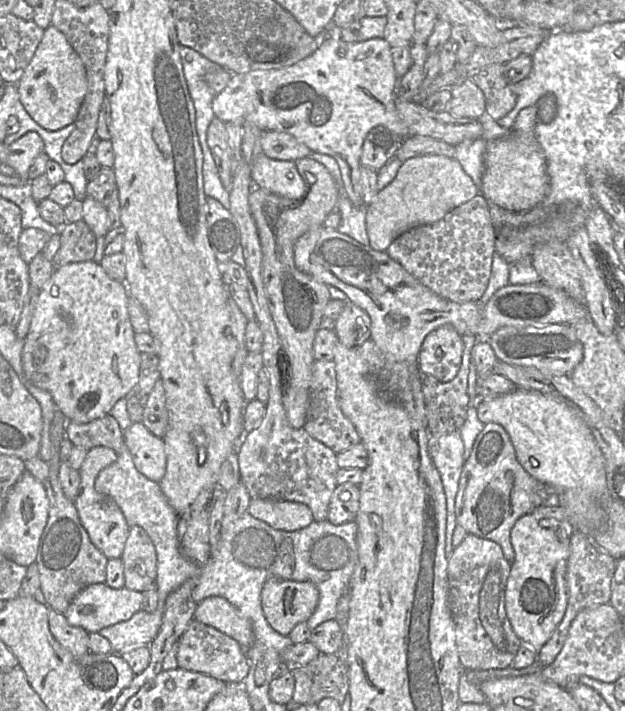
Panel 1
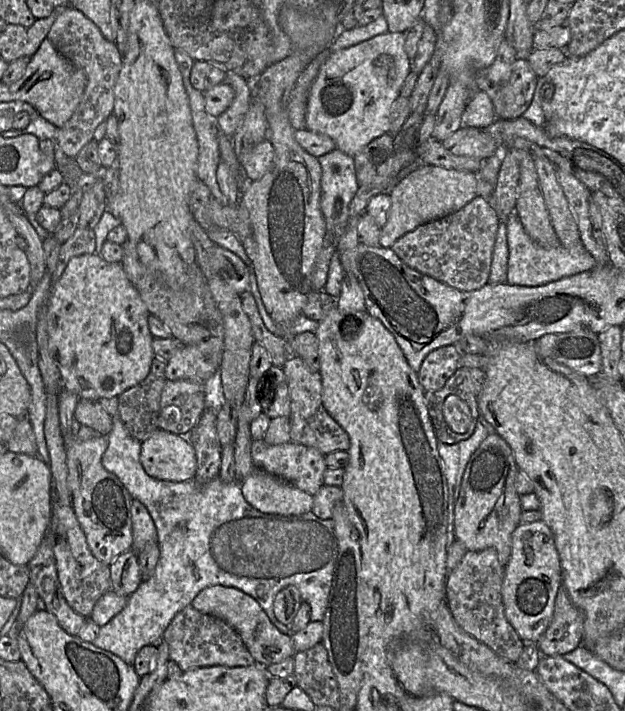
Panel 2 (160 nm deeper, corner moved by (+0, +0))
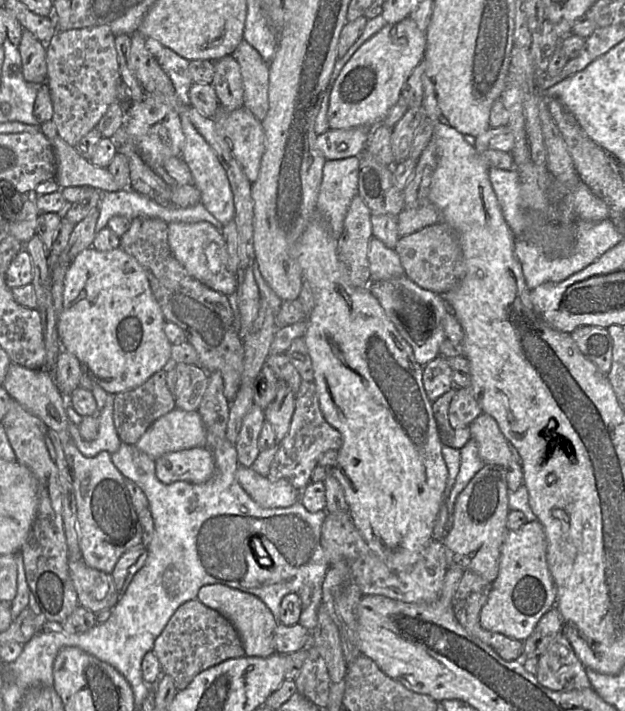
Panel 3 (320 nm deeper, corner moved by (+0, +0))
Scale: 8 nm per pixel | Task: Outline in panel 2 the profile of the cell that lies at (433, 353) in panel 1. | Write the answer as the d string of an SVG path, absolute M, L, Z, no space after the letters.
M455 344L431 351L418 371L418 380L424 391L441 389L460 366L461 352Z

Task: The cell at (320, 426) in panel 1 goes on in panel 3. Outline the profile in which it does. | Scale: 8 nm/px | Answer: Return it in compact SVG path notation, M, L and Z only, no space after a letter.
M302 381L295 394L295 410L290 428L284 439L279 443L278 451L270 466L271 480L286 479L294 488L302 491L310 482L313 470L319 458L328 450L338 451L342 445L342 436L324 418L314 382Z

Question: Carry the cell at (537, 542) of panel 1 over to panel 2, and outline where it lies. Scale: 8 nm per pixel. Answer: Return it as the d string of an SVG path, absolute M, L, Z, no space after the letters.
M541 520L521 522L511 535L511 554L504 567L501 597L505 617L524 643L537 643L543 636L561 585L561 564L551 529Z

